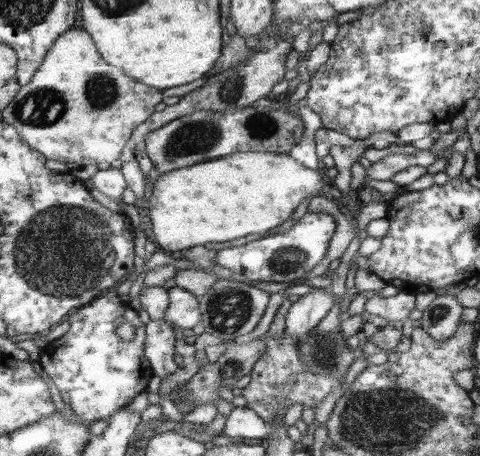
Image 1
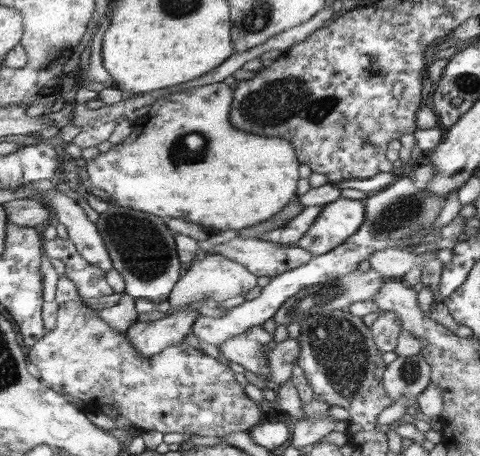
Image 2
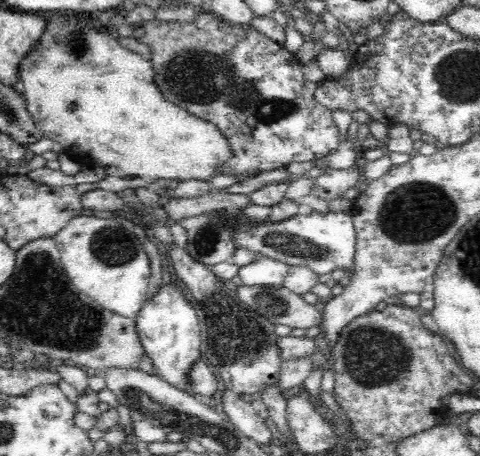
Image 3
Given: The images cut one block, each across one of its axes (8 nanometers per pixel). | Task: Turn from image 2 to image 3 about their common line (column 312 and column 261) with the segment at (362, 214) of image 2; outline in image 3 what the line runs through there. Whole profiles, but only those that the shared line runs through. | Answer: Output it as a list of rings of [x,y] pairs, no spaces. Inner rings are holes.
[[[312,211],[309,216],[298,214],[284,222],[248,225],[242,223],[233,230],[233,241],[237,248],[257,252],[287,265],[307,266],[317,275],[330,274],[337,268],[347,269],[348,274],[356,270],[354,260],[357,232],[353,227],[352,213],[327,211],[326,216]]]

